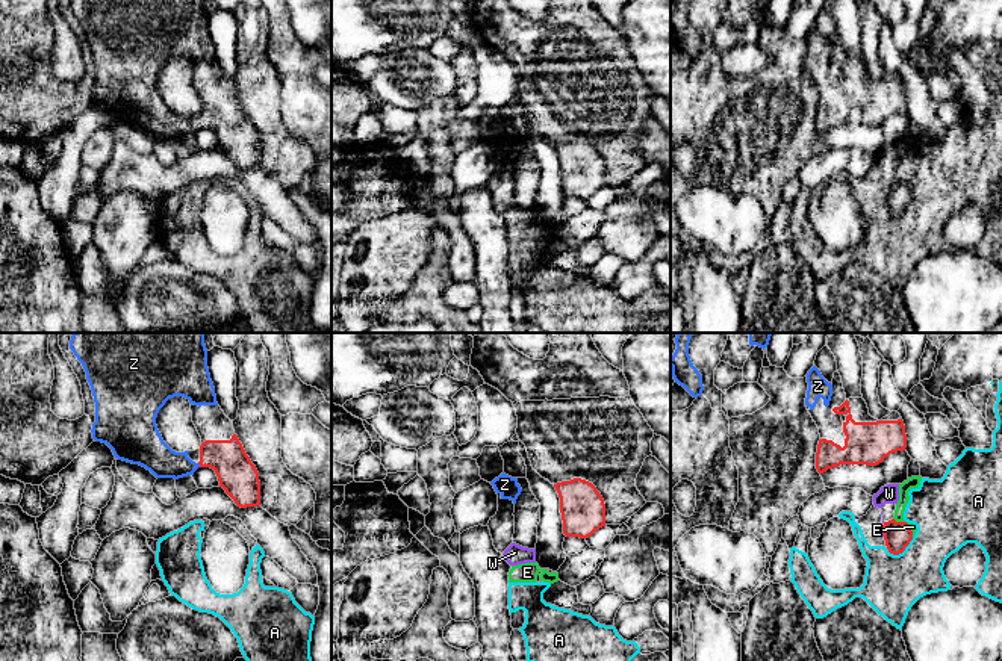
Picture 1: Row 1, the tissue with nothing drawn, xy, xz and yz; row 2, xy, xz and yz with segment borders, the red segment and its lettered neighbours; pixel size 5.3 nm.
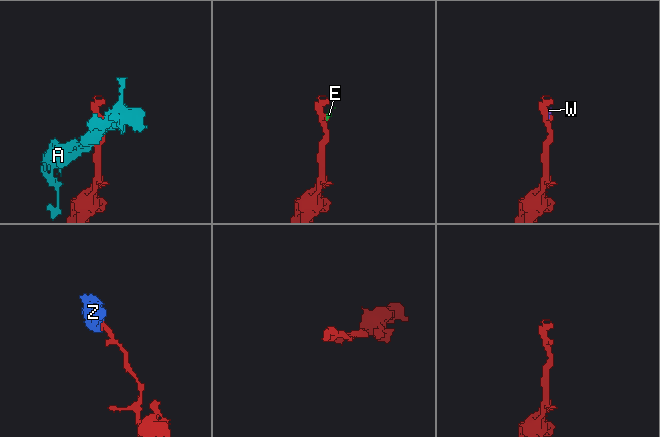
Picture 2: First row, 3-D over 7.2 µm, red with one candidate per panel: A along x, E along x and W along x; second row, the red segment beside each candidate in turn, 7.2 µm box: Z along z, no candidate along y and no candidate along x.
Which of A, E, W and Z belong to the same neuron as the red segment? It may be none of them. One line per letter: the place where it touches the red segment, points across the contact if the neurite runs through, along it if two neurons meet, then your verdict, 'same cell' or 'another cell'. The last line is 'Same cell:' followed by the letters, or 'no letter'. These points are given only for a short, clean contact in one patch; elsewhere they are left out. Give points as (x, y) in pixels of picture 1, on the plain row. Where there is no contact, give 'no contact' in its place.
A: meets red in yz at (901, 214); another cell
E: meets red in yz at (907, 185); border along yz (893, 179), (905, 183), (913, 197); another cell
W: meets red in yz at (884, 194); another cell
Z: meets red in xy at (199, 124); same cell
Same cell: Z

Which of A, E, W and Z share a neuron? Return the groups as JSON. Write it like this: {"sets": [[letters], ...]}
{"sets": [["A", "E", "W"], ["Z"]]}

